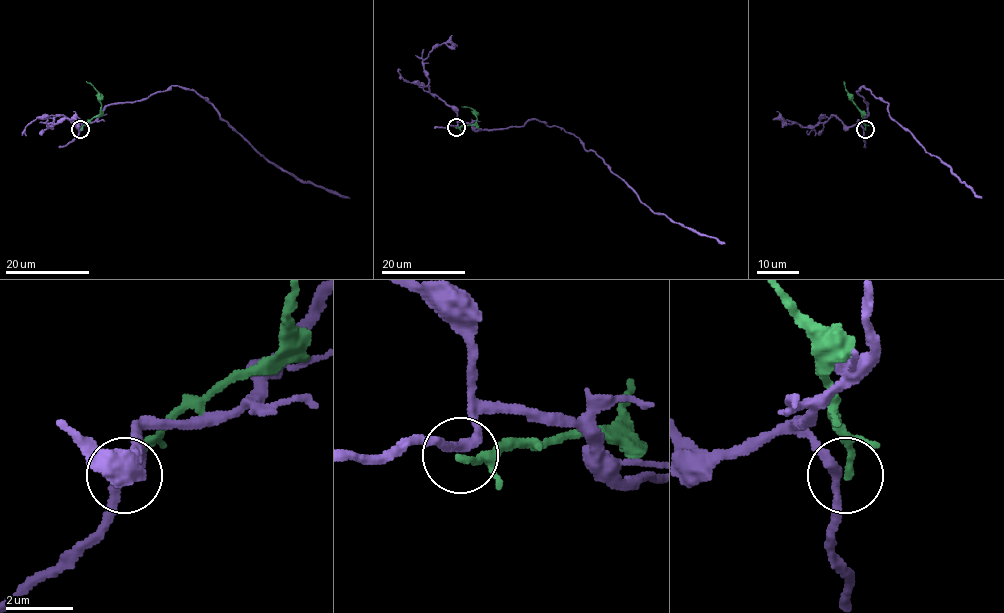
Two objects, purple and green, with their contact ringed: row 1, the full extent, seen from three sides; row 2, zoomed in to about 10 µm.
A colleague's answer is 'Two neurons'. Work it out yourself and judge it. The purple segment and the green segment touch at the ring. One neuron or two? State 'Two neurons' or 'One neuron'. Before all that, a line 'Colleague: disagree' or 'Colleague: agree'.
Colleague: agree
Two neurons

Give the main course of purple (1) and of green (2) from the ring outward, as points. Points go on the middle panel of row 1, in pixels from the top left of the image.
1: (456, 126), (522, 126), (533, 119), (562, 127), (655, 213), (725, 243)
2: (456, 127), (474, 124), (477, 119), (476, 113), (469, 107), (461, 106)

